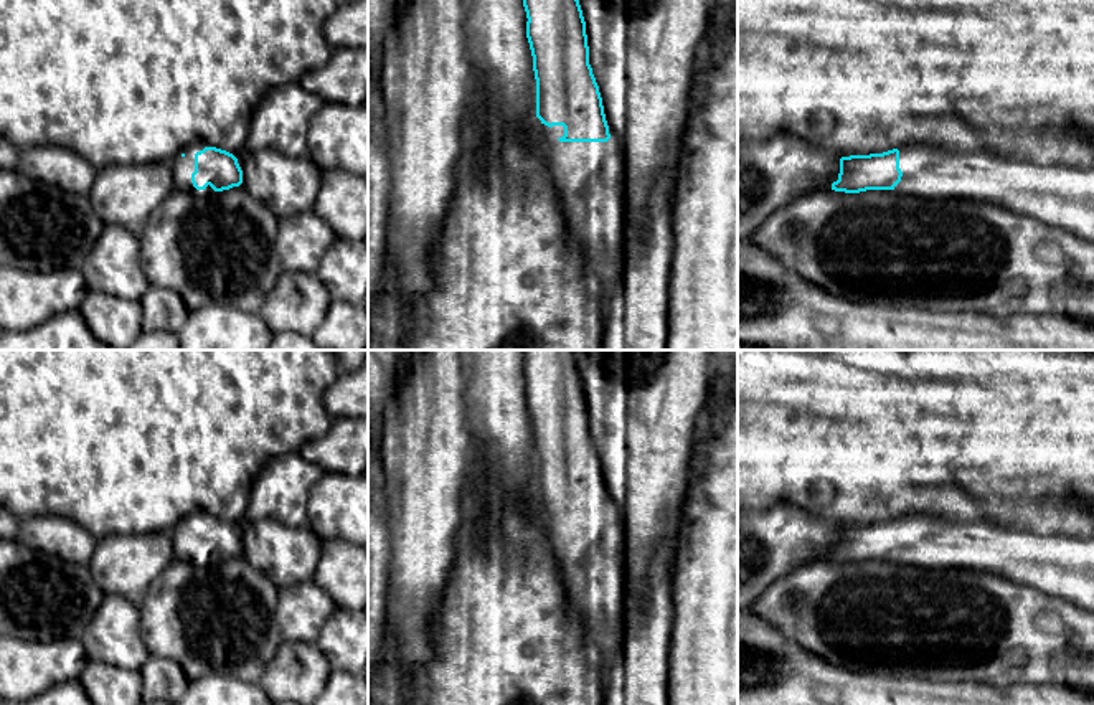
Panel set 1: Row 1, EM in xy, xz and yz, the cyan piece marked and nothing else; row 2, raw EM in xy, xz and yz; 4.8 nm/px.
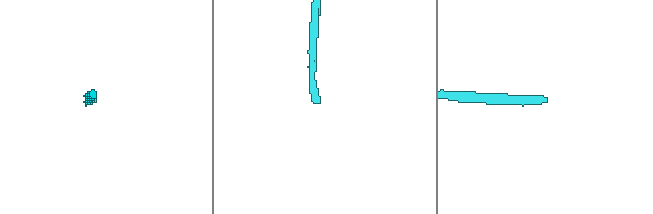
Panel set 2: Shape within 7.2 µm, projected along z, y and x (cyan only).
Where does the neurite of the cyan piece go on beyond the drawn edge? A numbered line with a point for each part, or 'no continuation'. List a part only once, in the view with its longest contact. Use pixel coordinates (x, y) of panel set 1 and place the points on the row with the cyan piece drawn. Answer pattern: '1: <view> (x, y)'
1: xz (588, 177)

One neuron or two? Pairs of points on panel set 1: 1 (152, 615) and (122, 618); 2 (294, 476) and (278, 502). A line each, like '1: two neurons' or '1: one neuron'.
1: two neurons
2: one neuron

